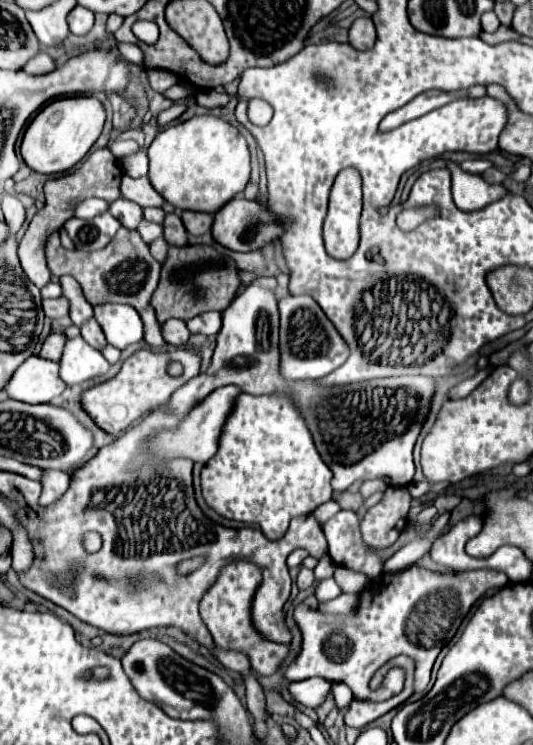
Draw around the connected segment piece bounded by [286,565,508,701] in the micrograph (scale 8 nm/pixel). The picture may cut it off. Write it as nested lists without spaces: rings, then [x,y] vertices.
[[[412,565],[400,573],[382,573],[382,577],[370,579],[366,589],[360,595],[360,605],[358,609],[348,615],[324,615],[320,611],[308,609],[302,603],[294,611],[294,621],[302,631],[302,647],[296,659],[290,663],[286,669],[286,679],[288,681],[302,681],[310,677],[322,677],[326,681],[342,681],[346,683],[356,699],[372,699],[376,701],[374,691],[370,689],[370,679],[372,675],[392,657],[396,655],[408,655],[416,661],[416,681],[414,681],[414,691],[422,693],[426,685],[430,683],[430,671],[432,665],[442,651],[442,647],[454,637],[458,631],[462,619],[468,615],[468,609],[472,603],[482,597],[488,589],[500,589],[508,583],[508,577],[500,571],[492,569],[480,569],[480,571],[466,571],[466,573],[434,573],[428,569],[422,569],[418,565]]]

